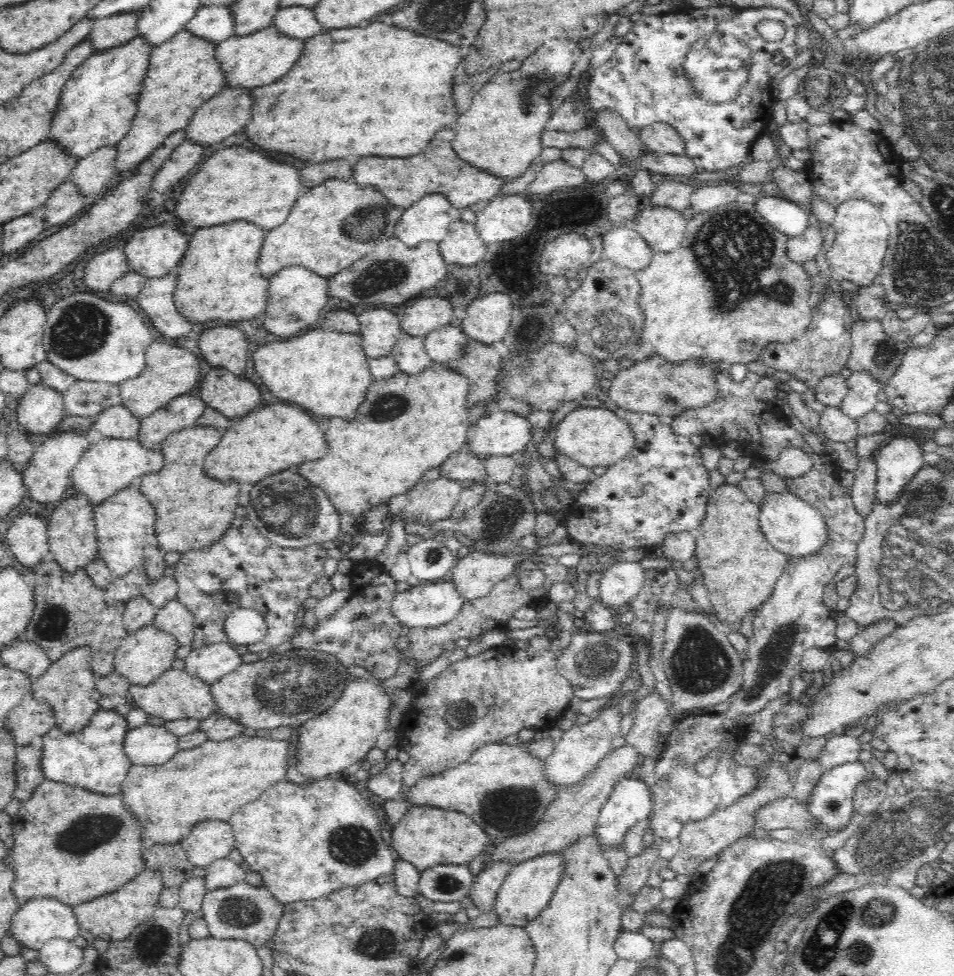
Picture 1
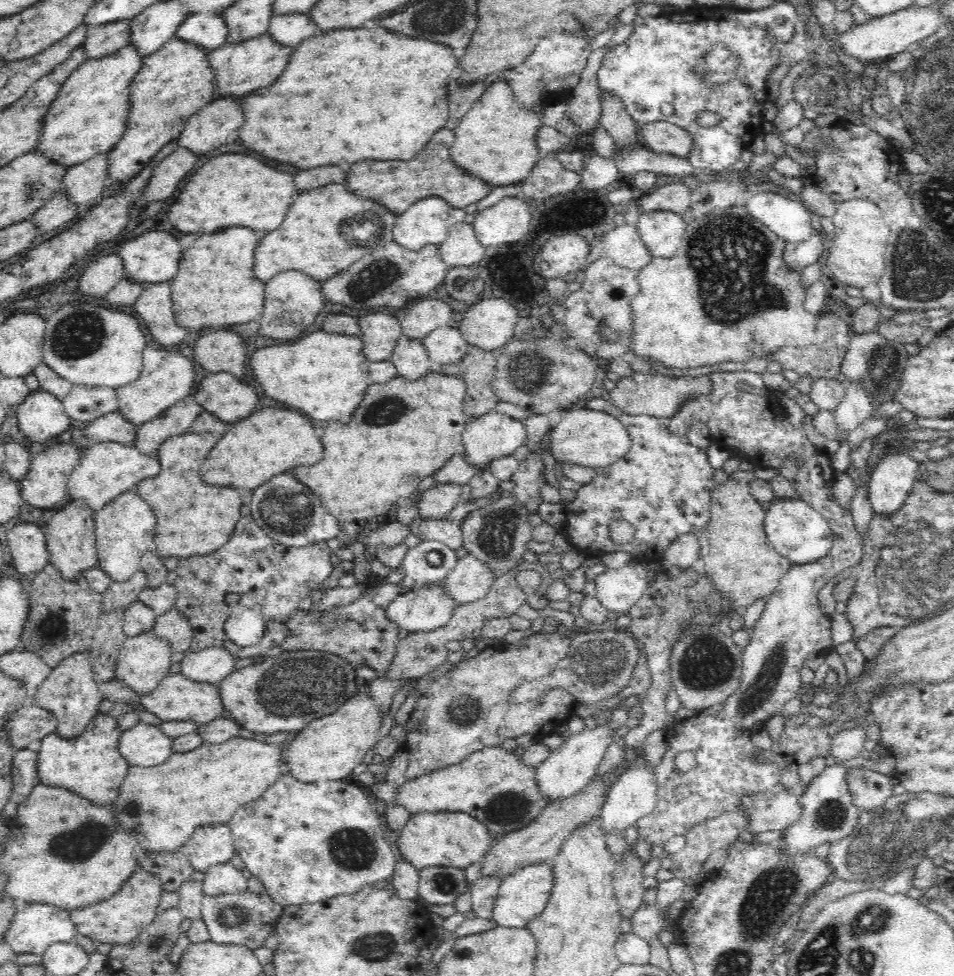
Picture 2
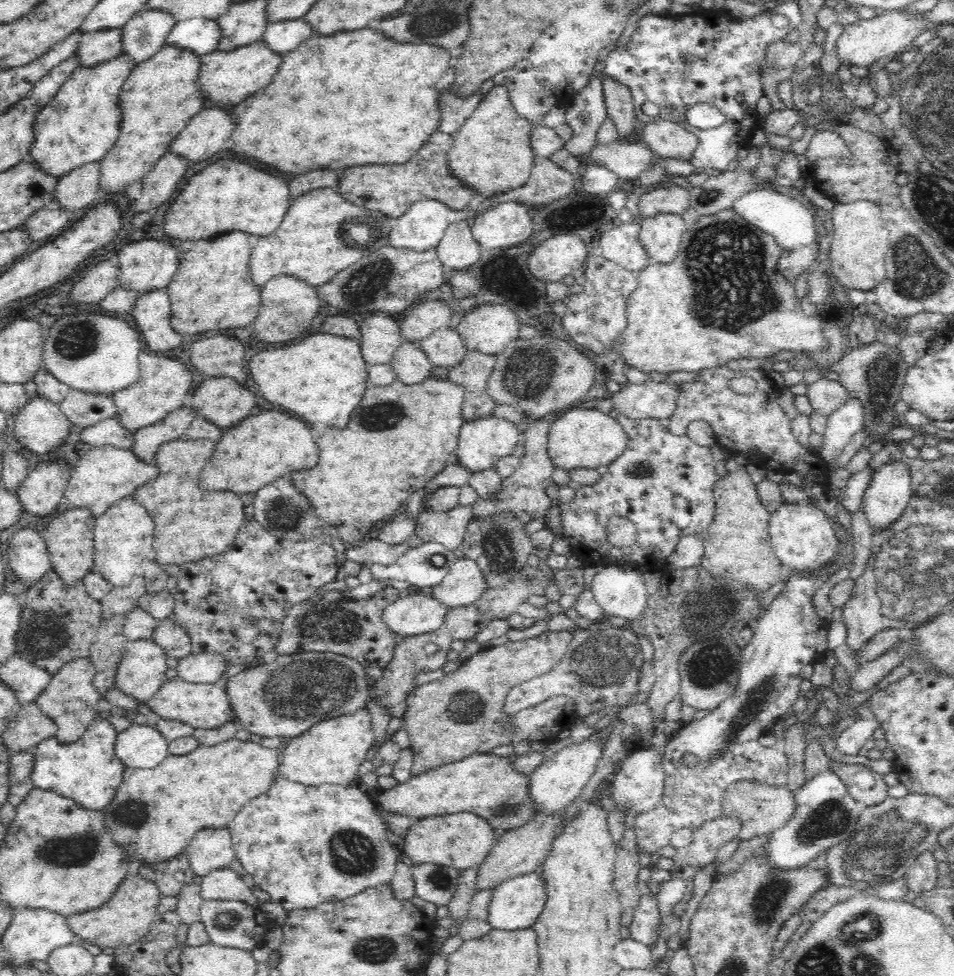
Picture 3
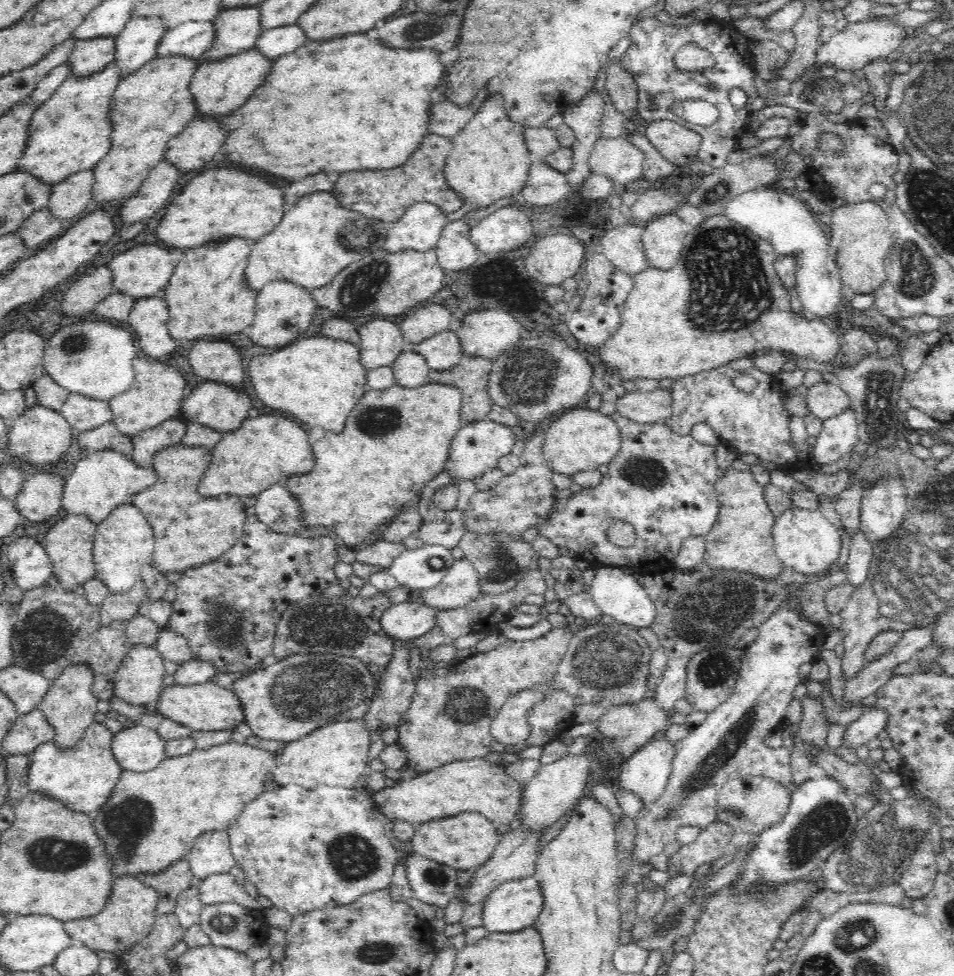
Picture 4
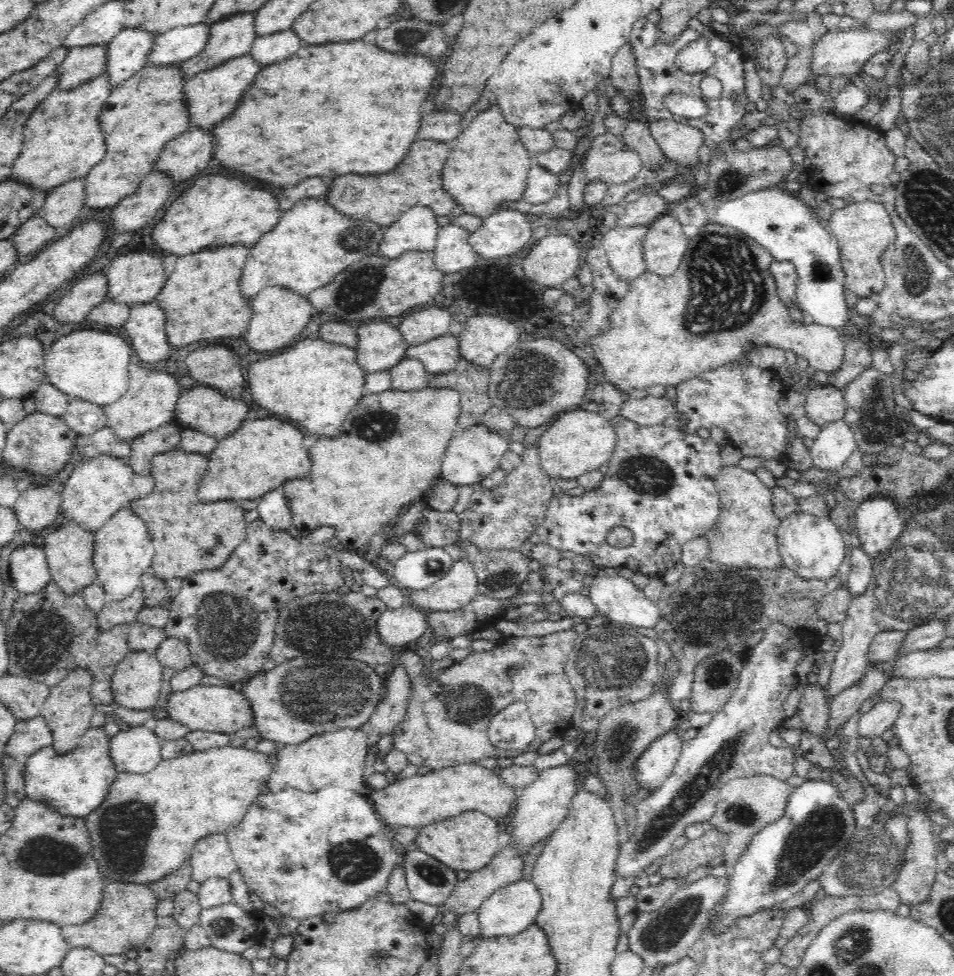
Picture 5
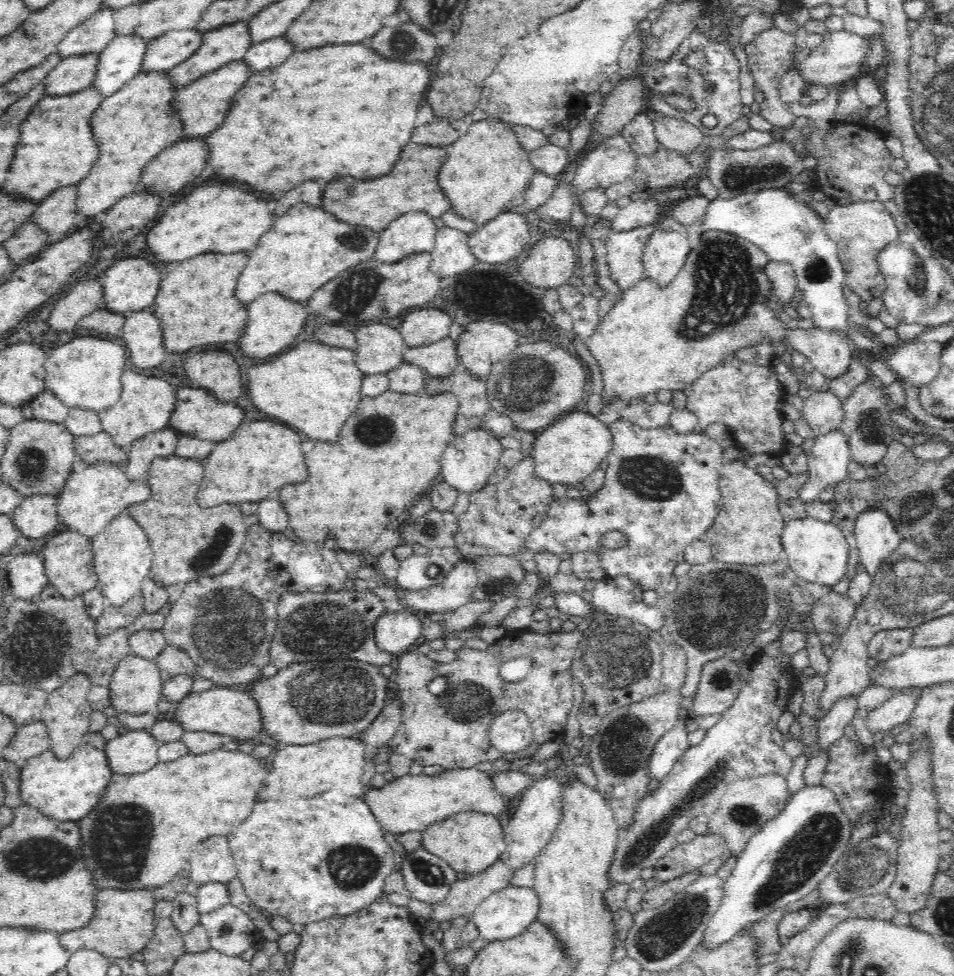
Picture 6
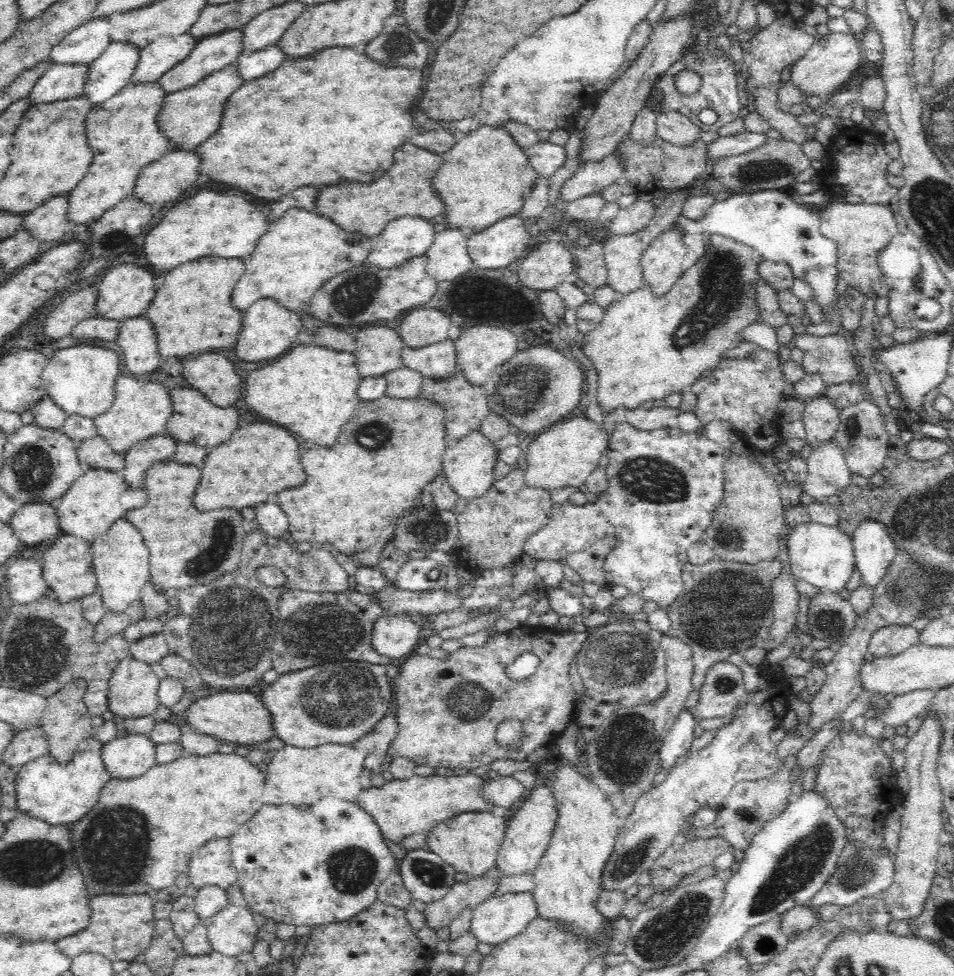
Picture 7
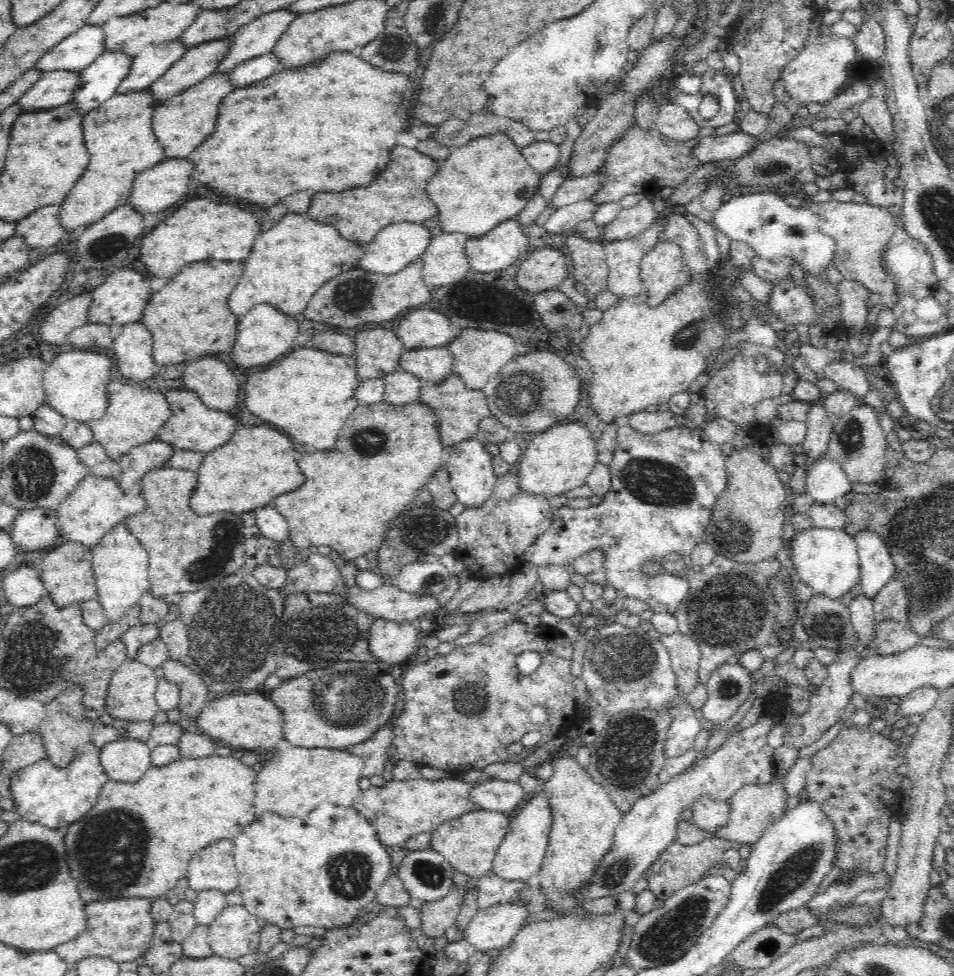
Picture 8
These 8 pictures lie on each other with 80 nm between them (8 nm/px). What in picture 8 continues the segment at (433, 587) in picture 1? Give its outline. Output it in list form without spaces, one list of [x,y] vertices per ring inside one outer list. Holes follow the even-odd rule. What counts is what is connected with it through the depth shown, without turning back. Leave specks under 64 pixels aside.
[[[378,618],[367,630],[368,648],[376,662],[399,666],[416,653],[419,628],[415,623]]]

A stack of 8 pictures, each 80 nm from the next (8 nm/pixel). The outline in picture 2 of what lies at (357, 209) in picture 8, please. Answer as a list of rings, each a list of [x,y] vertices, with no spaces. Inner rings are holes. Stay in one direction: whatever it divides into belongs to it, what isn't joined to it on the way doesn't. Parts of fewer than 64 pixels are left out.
[[[444,126],[442,130],[436,131],[424,148],[406,163],[398,162],[397,159],[358,162],[346,173],[346,189],[348,193],[354,194],[354,197],[376,203],[394,216],[403,214],[416,202],[431,197],[442,199],[454,209],[464,209],[486,198],[492,189],[456,167],[456,162],[450,158],[450,147],[454,144],[454,140],[454,131]]]

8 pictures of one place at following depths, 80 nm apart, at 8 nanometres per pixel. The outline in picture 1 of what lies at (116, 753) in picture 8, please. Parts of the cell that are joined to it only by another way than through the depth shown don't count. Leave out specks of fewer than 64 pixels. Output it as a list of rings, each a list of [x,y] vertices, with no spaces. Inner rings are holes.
[[[146,723],[138,728],[127,729],[123,749],[133,765],[161,765],[179,751],[177,738],[162,723]]]

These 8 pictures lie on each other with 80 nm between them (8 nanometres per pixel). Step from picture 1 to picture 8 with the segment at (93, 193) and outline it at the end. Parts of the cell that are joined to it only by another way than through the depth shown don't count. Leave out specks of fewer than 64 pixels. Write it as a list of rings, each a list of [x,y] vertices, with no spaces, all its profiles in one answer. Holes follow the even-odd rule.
[[[48,206],[32,212],[16,224],[16,234],[31,250],[46,250],[66,236],[58,220],[59,207]]]

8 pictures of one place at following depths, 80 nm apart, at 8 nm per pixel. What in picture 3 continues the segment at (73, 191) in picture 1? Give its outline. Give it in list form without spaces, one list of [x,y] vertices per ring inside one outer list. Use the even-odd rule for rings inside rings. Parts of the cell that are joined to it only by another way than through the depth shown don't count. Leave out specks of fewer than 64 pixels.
[[[56,200],[50,201],[43,207],[38,208],[32,216],[21,224],[22,230],[28,232],[30,241],[34,245],[38,242],[49,241],[54,237],[61,236],[73,221],[68,214],[59,207]]]

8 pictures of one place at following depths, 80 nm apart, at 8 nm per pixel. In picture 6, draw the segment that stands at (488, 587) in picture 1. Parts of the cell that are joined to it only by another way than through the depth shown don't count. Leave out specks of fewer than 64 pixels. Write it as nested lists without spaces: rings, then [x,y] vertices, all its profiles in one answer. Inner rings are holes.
[[[462,559],[460,562],[453,565],[450,574],[448,574],[448,578],[446,578],[444,582],[440,582],[440,584],[436,586],[430,586],[430,588],[424,588],[416,591],[401,591],[401,602],[412,612],[450,613],[470,602],[469,596],[474,592],[476,585],[477,572],[474,563],[467,562],[465,559]]]

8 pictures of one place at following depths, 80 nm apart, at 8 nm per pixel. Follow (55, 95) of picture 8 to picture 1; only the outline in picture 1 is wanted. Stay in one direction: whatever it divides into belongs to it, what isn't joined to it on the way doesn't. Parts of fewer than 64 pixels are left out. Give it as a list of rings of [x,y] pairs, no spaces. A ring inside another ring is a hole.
[[[134,12],[134,14],[116,14],[112,18],[93,21],[87,38],[93,47],[93,53],[118,48],[136,38],[138,17],[139,12]]]

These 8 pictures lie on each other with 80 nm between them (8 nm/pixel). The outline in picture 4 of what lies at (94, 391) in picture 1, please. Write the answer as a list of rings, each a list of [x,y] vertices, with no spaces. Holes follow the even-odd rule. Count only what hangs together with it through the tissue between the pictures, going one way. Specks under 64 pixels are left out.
[[[69,393],[61,415],[66,418],[75,433],[94,430],[106,422],[111,422],[113,417],[107,402],[72,393]]]

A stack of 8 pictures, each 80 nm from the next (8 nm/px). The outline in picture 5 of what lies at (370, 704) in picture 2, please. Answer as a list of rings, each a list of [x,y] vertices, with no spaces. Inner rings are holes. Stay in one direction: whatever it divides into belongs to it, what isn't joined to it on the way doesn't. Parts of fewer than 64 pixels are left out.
[[[345,729],[339,732],[322,734],[321,737],[310,738],[302,744],[285,745],[273,754],[278,758],[272,760],[272,776],[265,785],[264,791],[272,795],[287,789],[295,789],[302,793],[316,793],[328,786],[343,787],[354,793],[368,795],[370,787],[364,780],[366,754],[368,754],[367,734],[362,730]]]

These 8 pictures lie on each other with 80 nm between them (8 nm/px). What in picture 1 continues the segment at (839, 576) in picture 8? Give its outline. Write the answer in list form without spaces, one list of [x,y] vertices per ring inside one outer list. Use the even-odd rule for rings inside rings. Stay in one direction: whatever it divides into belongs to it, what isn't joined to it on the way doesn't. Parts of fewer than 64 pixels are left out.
[[[768,492],[761,505],[760,526],[770,544],[789,558],[804,559],[821,552],[828,544],[828,525],[822,513],[791,492]]]

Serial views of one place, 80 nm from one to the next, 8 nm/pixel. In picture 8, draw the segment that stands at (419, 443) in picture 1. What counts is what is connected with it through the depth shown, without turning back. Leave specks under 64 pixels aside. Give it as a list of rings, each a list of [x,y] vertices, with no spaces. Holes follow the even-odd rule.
[[[383,400],[366,406],[358,404],[346,420],[346,426],[342,428],[332,450],[302,456],[298,462],[304,474],[302,488],[276,498],[274,508],[288,523],[289,538],[297,556],[302,548],[330,546],[342,560],[349,563],[372,550],[379,550],[390,521],[416,503],[417,492],[445,463],[445,457],[439,441],[437,420],[425,404],[413,401],[404,406],[388,406]]]

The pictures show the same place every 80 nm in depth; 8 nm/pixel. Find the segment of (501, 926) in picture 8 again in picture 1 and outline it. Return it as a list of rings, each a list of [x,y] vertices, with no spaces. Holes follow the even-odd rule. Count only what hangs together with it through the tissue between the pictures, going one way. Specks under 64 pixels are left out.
[[[546,854],[513,866],[506,875],[495,900],[495,913],[505,926],[526,927],[550,904],[558,881],[562,876],[563,857],[559,854]]]

